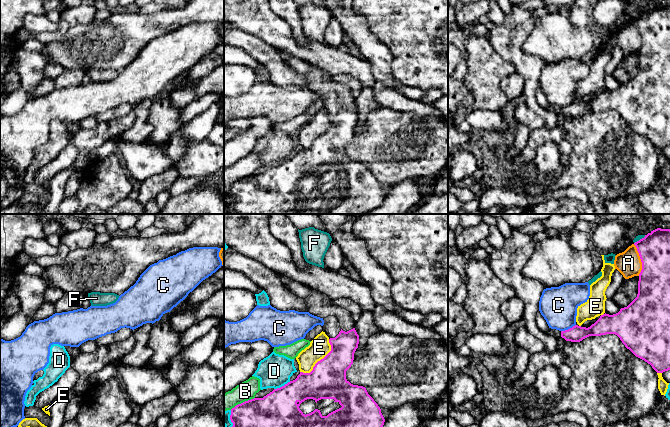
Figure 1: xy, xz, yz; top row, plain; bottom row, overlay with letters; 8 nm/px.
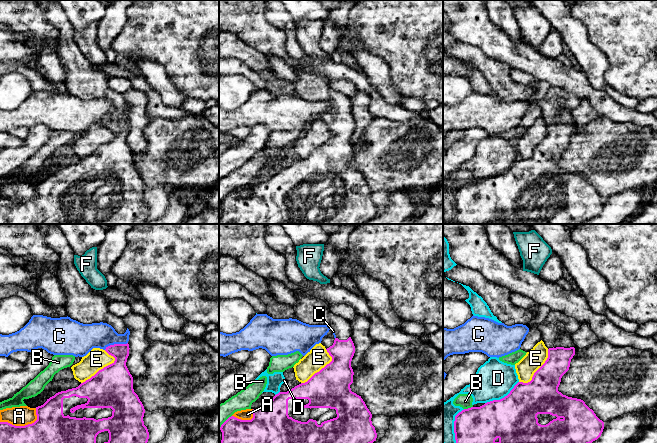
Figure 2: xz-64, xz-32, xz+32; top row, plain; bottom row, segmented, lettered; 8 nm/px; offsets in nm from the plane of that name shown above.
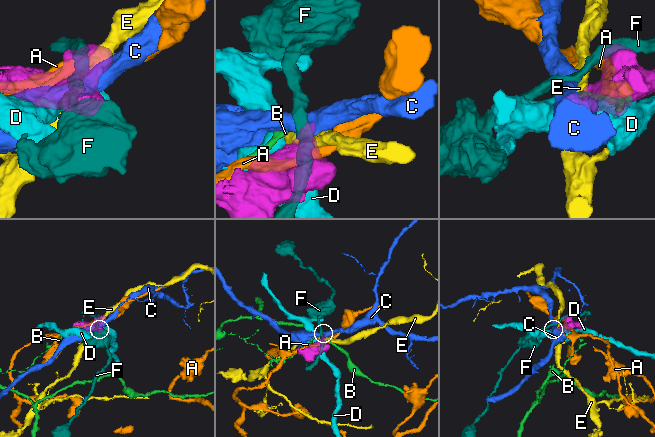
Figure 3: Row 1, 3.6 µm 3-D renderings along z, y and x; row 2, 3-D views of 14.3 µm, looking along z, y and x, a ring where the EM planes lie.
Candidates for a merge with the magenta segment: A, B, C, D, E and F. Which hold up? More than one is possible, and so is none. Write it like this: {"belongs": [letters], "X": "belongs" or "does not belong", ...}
{"belongs": [], "A": "does not belong", "B": "does not belong", "C": "does not belong", "D": "does not belong", "E": "does not belong", "F": "does not belong"}

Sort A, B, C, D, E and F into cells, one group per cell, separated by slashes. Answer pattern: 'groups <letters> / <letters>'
groups A / B / C / D / E / F

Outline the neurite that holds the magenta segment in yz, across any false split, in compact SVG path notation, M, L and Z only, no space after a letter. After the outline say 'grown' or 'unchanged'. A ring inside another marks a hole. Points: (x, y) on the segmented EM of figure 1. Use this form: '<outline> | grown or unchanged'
M657 228L635 242L634 245L642 262L637 297L627 307L621 308L618 313L601 315L588 328L578 325L565 331L549 328L546 333L553 336L556 340L562 337L566 341L571 342L580 342L589 336L615 334L636 357L650 364L657 373L663 373L670 370L670 229Z | grown

